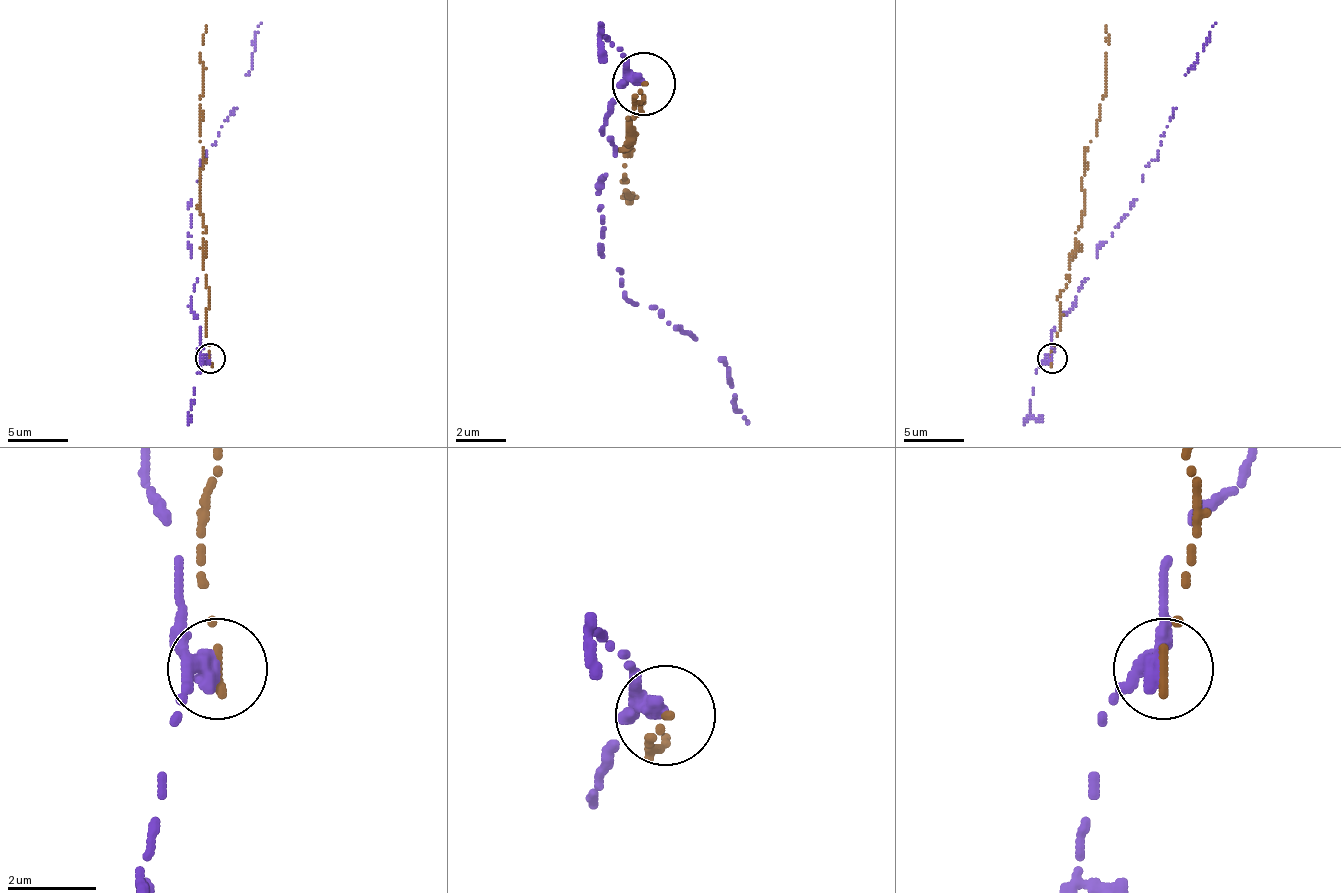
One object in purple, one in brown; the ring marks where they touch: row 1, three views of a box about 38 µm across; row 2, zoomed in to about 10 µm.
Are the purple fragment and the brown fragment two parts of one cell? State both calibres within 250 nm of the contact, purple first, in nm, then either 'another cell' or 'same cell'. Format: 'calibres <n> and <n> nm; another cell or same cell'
calibres 360 and 180 nm; another cell

